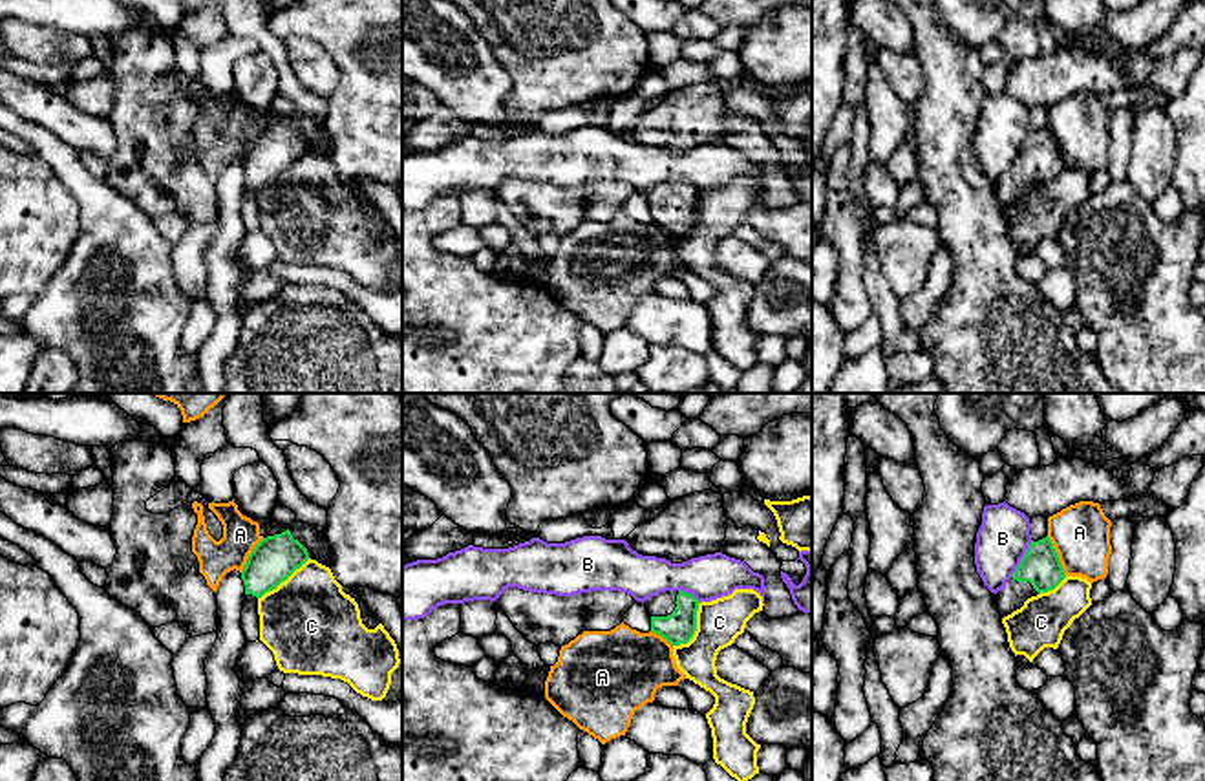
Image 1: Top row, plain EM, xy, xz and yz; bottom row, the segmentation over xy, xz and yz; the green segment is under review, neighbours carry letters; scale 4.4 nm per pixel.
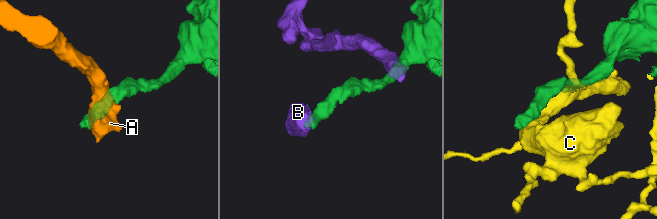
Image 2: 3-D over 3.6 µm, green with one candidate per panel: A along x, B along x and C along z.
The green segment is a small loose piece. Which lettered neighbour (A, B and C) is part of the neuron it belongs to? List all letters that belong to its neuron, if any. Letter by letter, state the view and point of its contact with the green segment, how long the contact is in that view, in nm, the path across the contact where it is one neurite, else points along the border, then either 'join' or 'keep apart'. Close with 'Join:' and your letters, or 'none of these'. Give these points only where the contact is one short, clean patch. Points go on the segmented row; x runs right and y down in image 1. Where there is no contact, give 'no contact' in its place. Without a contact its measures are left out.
A: meets green in yz at (1057, 556); contact 200 nm long; border along yz (1046, 536), (1065, 577); keep apart
B: meets green in yz at (1023, 558); contact 190 nm long; border along yz (1032, 540), (1021, 564), (1010, 577); keep apart
C: meets green in xz at (695, 630); contact 240 nm long; keep apart
Join: none of these

